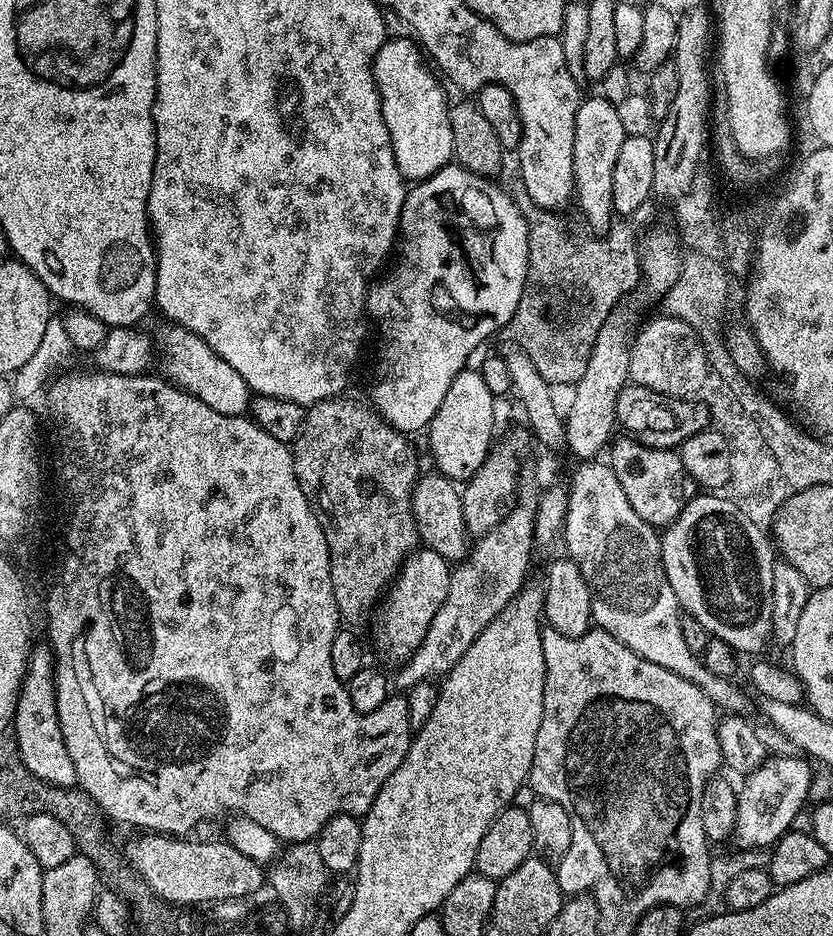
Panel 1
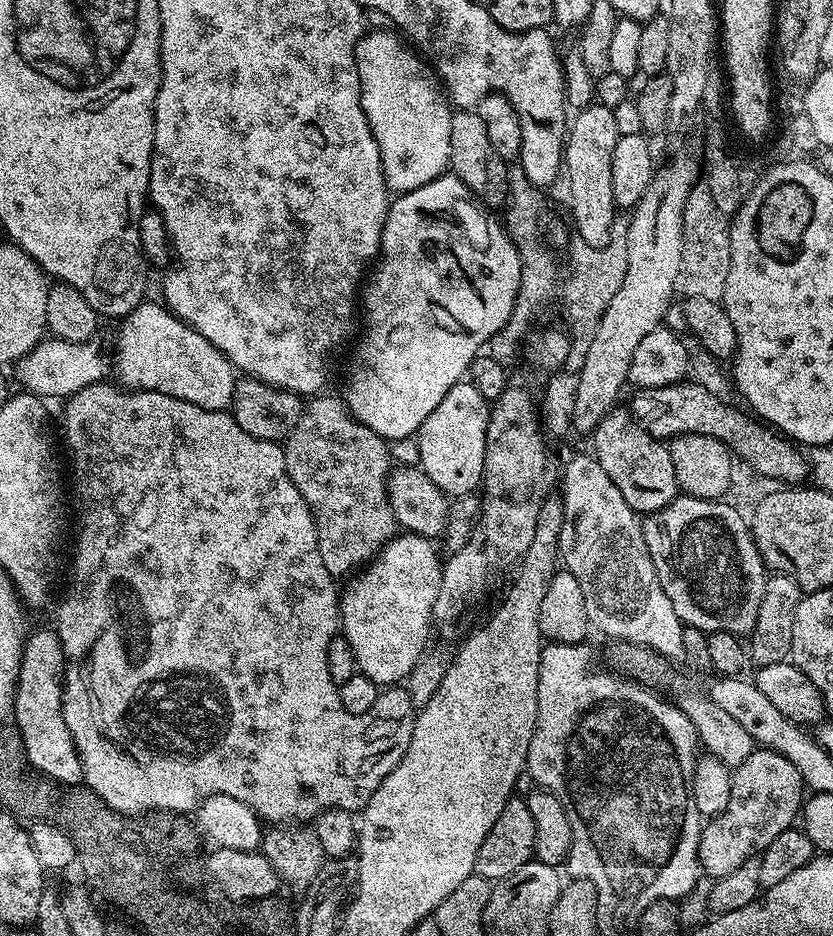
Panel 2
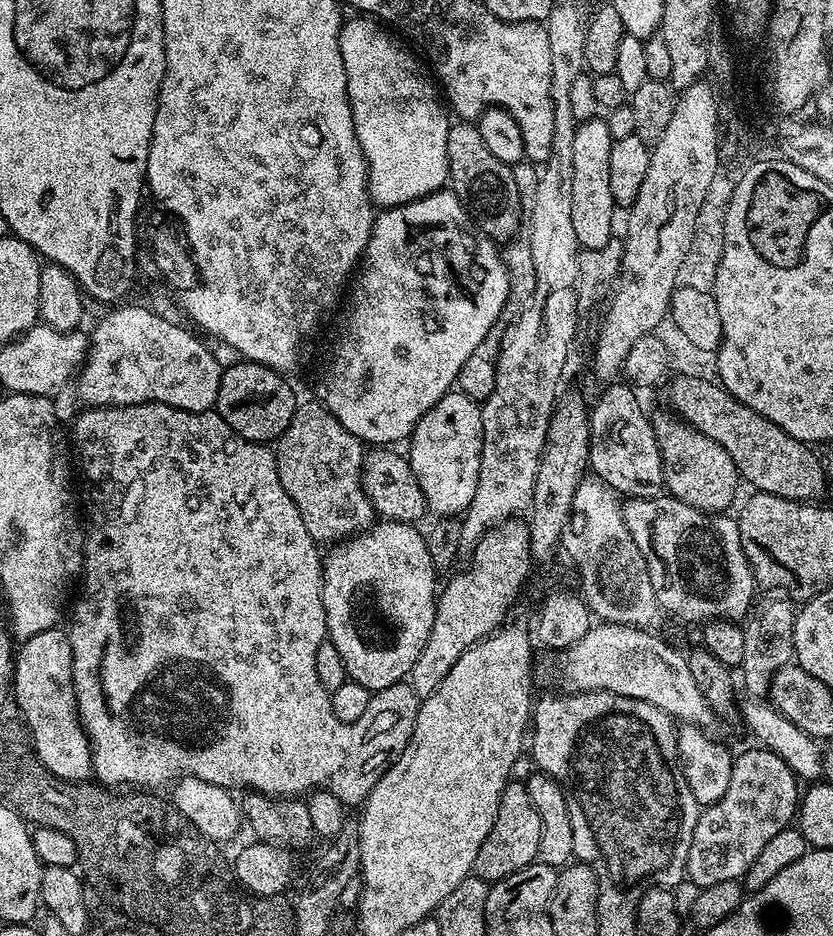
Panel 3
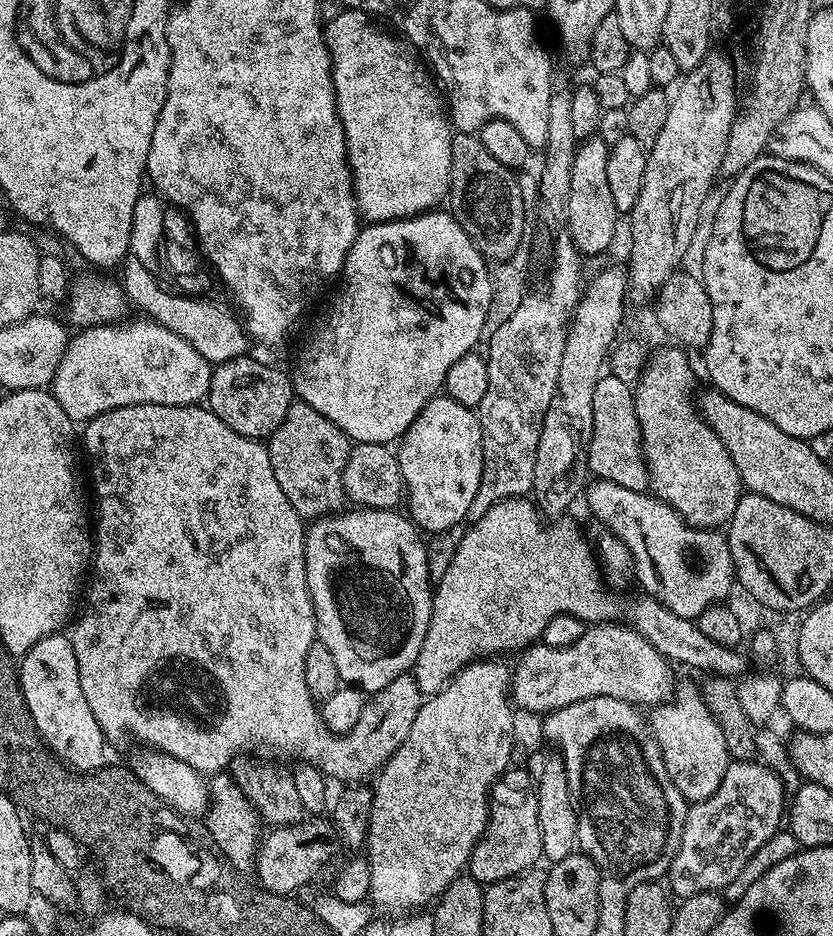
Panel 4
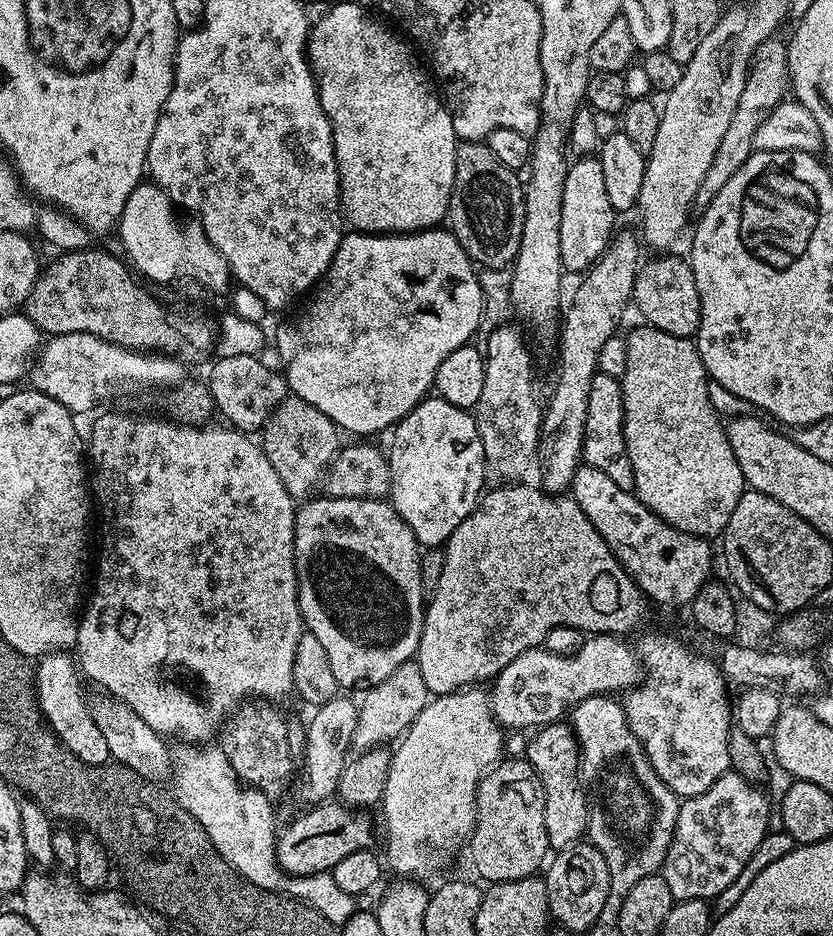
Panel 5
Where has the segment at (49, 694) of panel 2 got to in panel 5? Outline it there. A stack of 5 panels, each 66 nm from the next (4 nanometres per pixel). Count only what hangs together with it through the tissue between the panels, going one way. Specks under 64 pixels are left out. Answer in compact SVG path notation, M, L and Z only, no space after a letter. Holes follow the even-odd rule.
M49 654L35 665L36 697L40 703L40 713L44 715L44 721L60 739L60 743L66 746L66 750L70 750L70 754L74 754L87 764L109 763L106 738L102 738L102 730L98 730L98 722L94 722L89 697L84 697L84 688L80 685L82 676L78 671L77 661L69 656Z

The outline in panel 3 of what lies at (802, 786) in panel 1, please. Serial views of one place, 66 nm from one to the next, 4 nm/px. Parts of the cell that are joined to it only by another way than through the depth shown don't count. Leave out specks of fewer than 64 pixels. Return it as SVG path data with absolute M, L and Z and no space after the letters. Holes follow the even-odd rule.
M755 747L733 759L726 792L717 803L707 805L696 820L685 875L699 889L741 879L766 843L795 819L800 797L798 778L779 755Z

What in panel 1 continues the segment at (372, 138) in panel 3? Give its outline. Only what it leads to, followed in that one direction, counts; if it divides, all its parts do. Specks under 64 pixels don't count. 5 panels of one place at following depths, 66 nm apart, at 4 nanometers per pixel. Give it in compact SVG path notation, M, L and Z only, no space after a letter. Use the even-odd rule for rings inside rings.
M404 36L397 40L385 39L372 59L372 73L398 170L404 175L405 181L419 182L442 170L453 159L448 117L450 100L444 97L444 88L436 81L437 73L426 63L420 45L415 39Z

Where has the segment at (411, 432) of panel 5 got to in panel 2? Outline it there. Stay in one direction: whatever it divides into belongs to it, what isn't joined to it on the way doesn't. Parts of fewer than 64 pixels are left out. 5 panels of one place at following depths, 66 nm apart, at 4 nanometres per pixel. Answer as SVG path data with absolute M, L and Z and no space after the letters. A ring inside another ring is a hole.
M458 383L446 390L446 398L434 406L415 437L414 443L420 451L418 466L449 498L475 493L481 487L489 411L489 400L482 398L472 383Z

